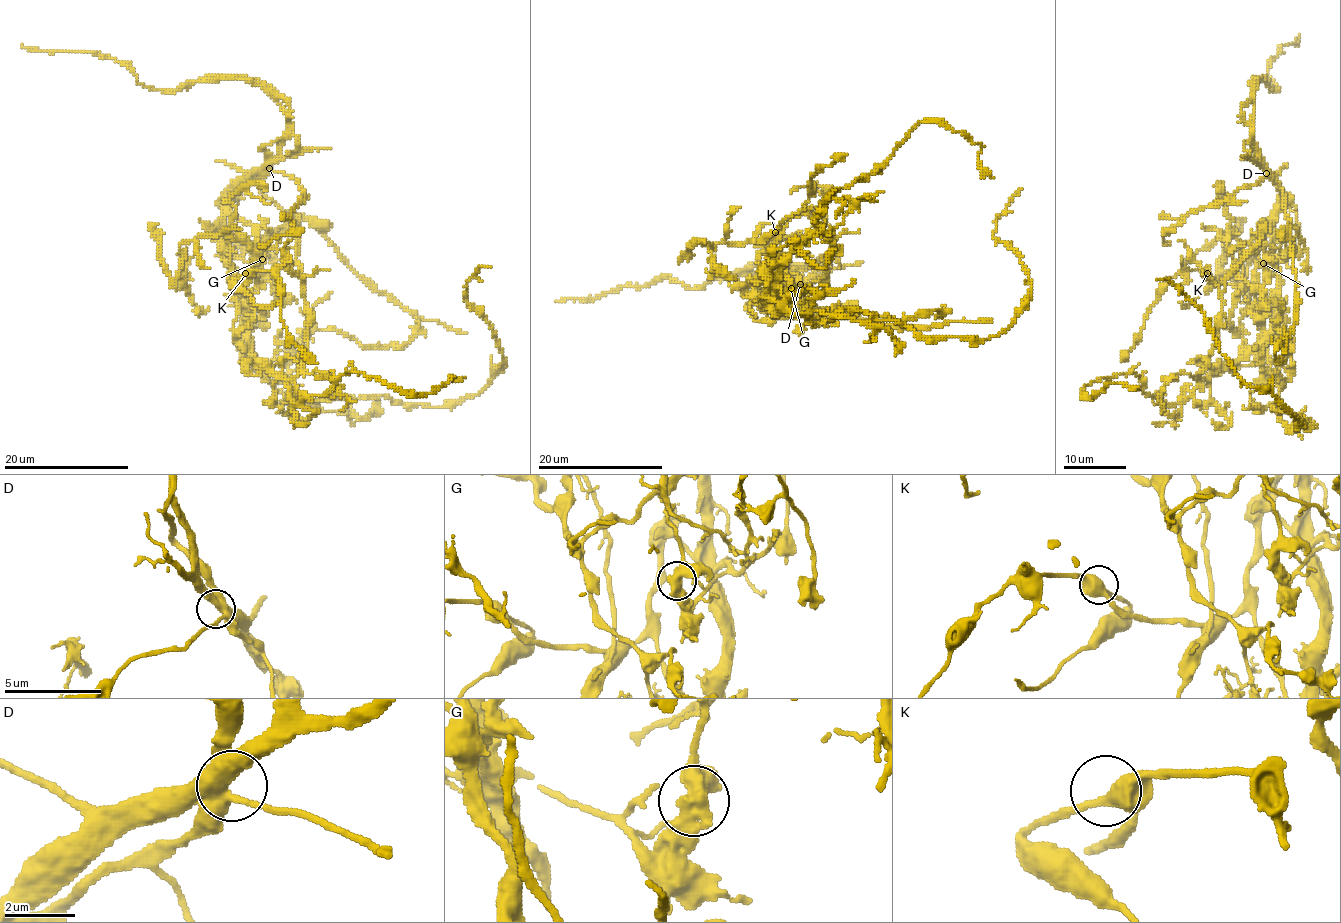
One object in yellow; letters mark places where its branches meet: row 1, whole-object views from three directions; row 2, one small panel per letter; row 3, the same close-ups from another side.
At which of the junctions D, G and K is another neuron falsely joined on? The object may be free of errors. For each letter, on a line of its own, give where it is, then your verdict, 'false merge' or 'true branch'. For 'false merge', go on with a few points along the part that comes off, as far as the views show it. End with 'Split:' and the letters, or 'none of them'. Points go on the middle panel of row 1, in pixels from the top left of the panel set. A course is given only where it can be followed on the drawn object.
D: at (800, 284); true branch
G: at (791, 288); false merge; foreign part runs (791, 287), (782, 255), (756, 240), (713, 248), (700, 240), (679, 264)
K: at (775, 232); true branch
Split: G

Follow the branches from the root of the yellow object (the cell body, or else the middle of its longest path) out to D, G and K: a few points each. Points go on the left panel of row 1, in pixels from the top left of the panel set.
D: (241, 304), (237, 270), (224, 252), (224, 197), (249, 176), (269, 168)
G: (241, 304), (240, 281), (230, 256), (249, 261), (254, 266), (263, 259)
K: (241, 304), (243, 314), (244, 302), (234, 282), (230, 281), (244, 284), (250, 278), (245, 273)

